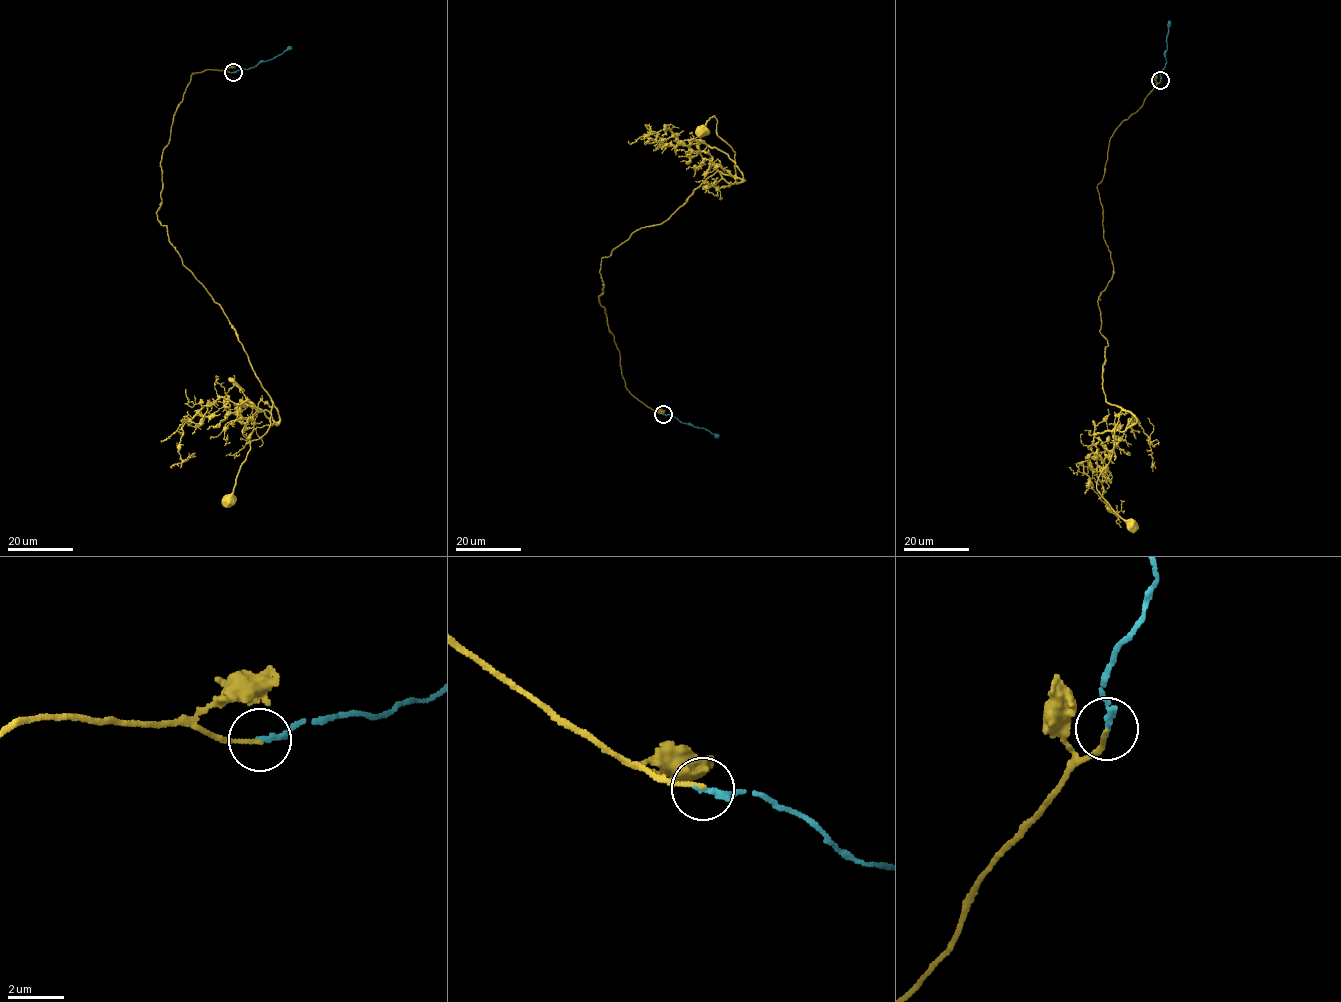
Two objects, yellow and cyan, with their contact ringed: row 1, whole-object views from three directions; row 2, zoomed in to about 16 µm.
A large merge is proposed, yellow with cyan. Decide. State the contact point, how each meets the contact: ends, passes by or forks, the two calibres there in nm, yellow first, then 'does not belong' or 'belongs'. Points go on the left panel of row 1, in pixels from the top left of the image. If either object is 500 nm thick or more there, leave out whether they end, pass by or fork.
at (233, 72); yellow ends there; cyan ends there; 140 nm thick on the yellow side, 200 nm on the other; belongs

